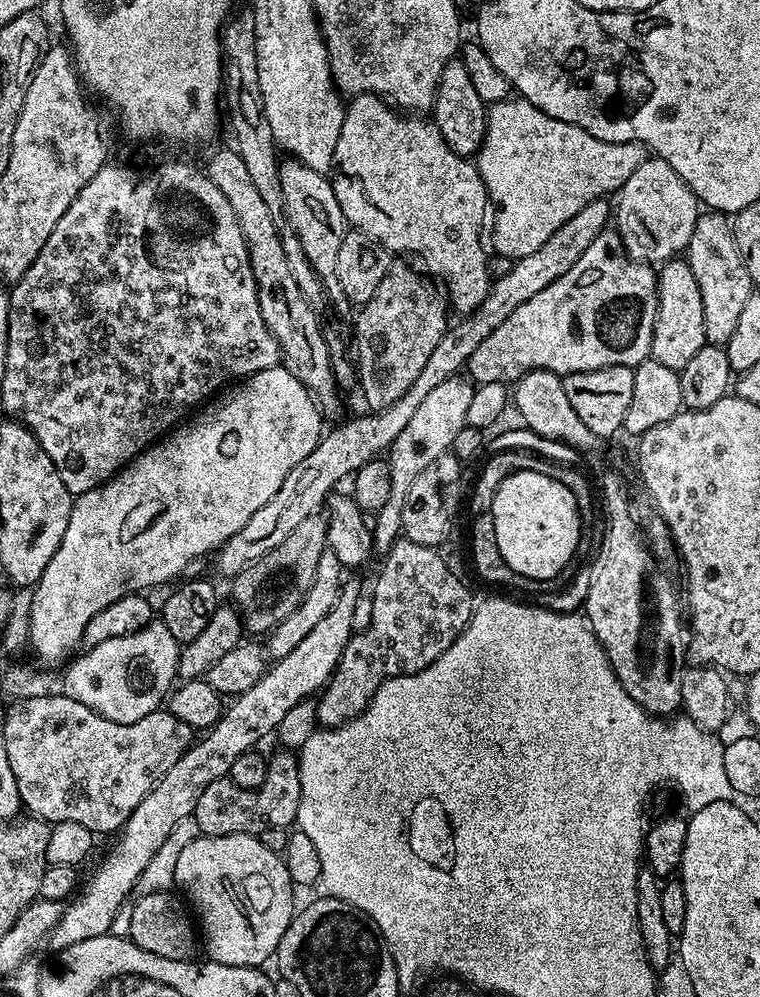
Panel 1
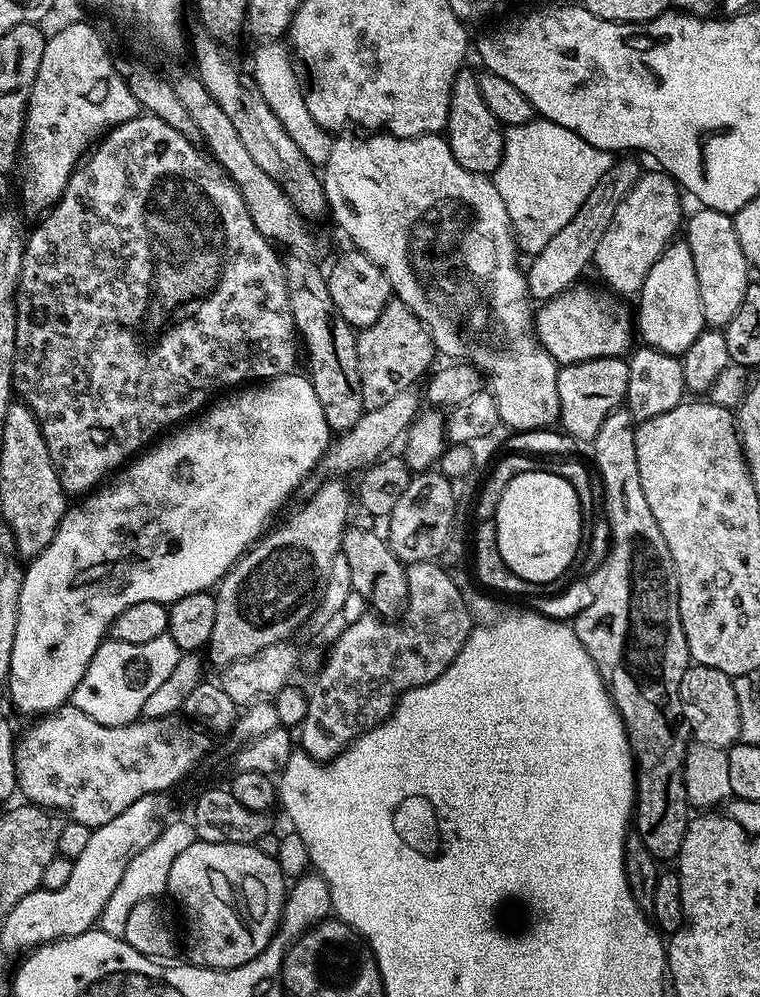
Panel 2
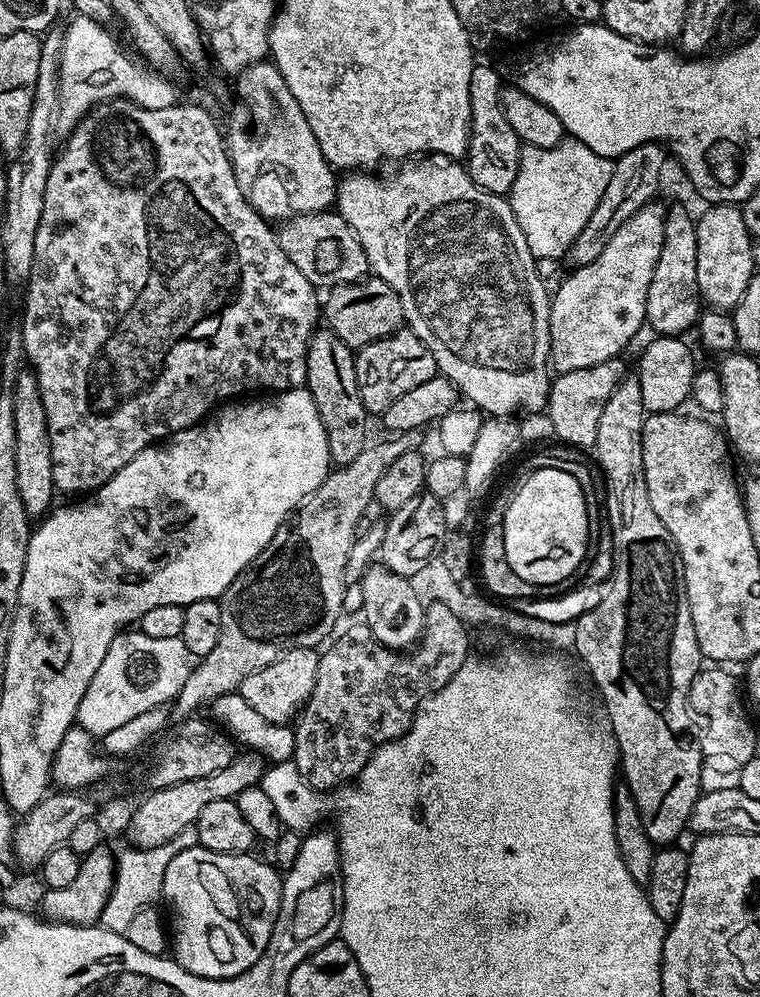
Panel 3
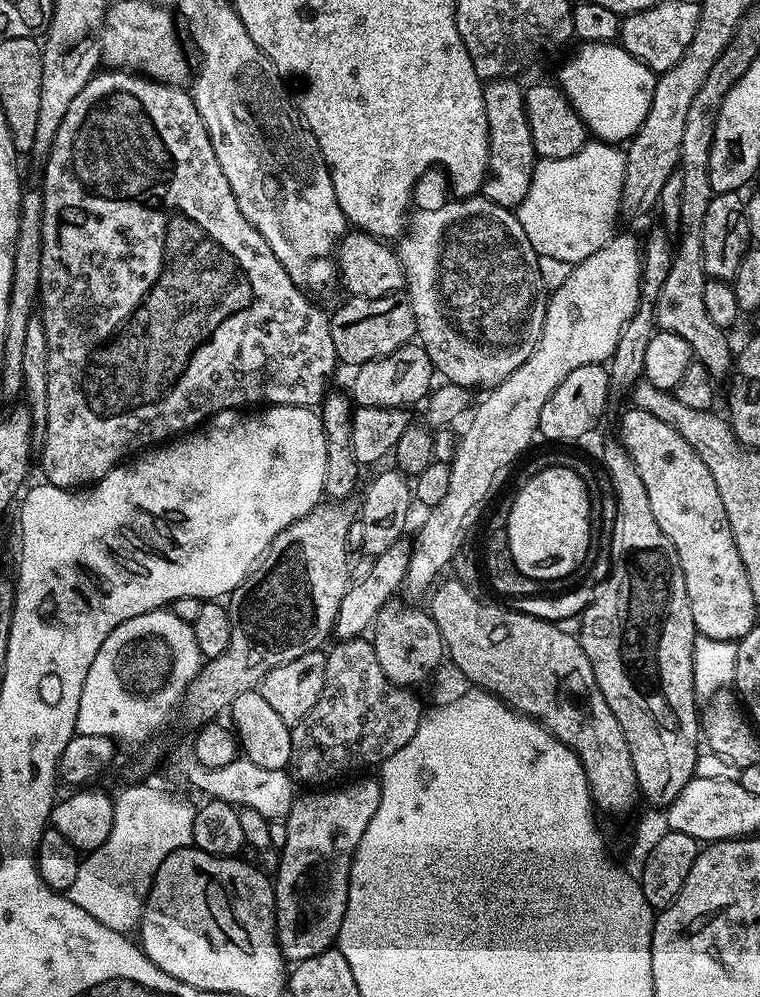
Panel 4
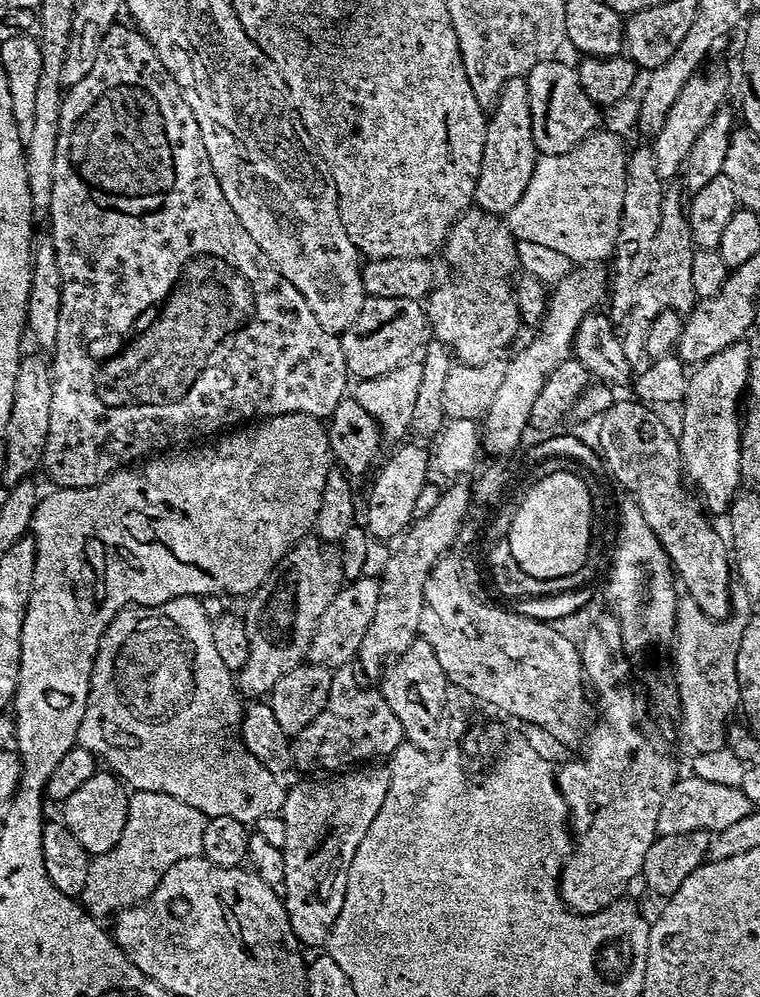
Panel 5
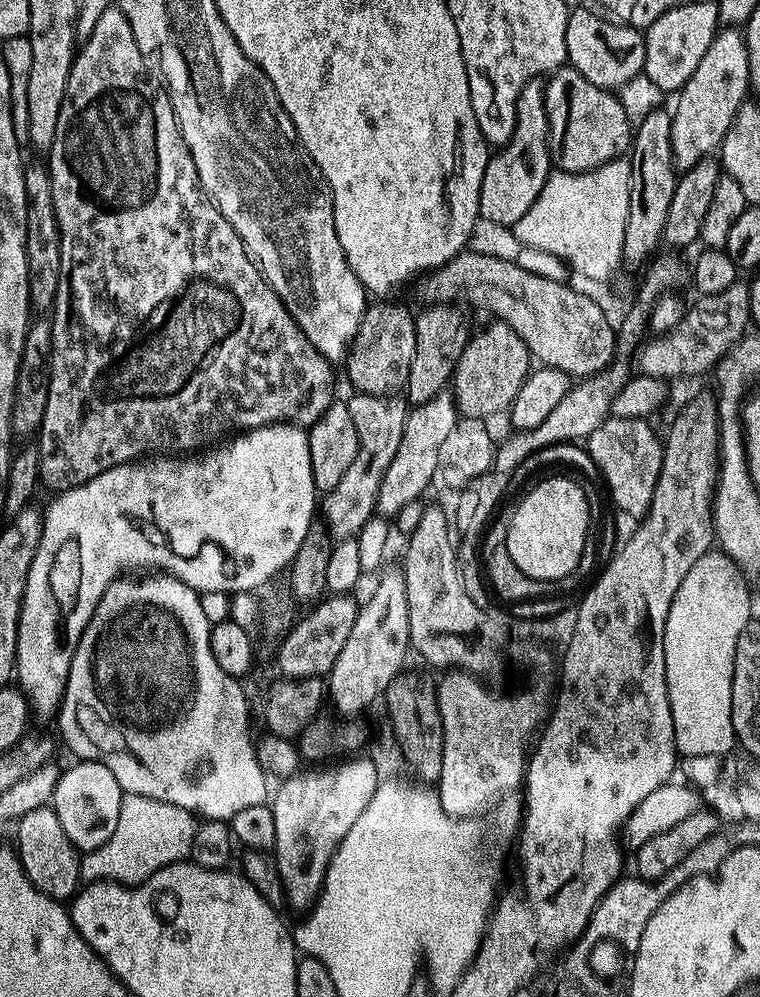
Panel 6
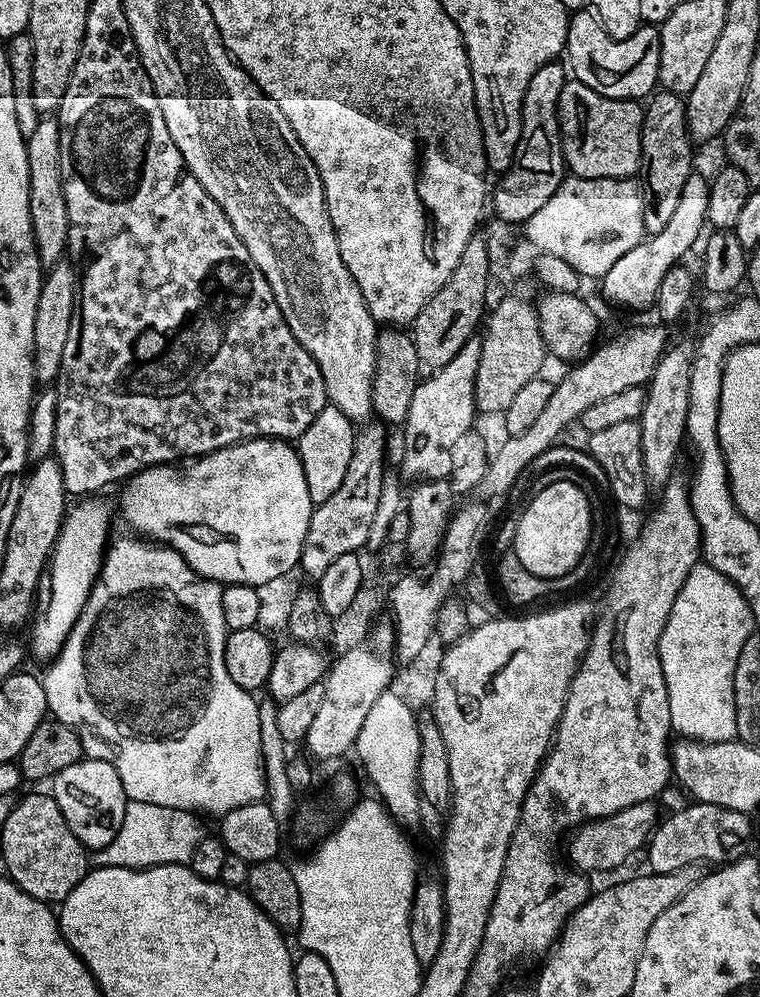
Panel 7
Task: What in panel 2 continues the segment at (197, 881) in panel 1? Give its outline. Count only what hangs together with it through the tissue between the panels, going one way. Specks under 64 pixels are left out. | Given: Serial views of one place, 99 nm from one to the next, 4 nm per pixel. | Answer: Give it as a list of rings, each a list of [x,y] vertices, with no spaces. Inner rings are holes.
[[[196,840],[190,846],[186,846],[186,850],[182,850],[182,854],[178,854],[178,858],[174,858],[174,862],[169,866],[168,892],[188,911],[188,952],[192,955],[189,956],[191,963],[205,968],[237,968],[250,962],[250,958],[262,954],[264,947],[272,943],[272,937],[276,935],[276,929],[286,908],[286,879],[279,868],[277,857],[262,854],[255,844],[215,844]]]

